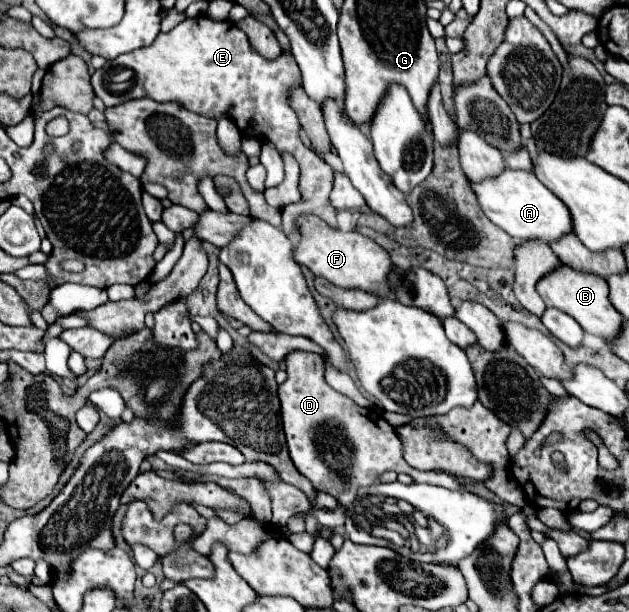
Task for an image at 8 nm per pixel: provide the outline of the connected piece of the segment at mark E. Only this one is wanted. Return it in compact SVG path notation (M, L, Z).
M197 16L185 18L167 34L159 34L151 46L109 60L103 68L95 70L91 84L105 106L117 106L135 98L177 102L187 110L213 120L229 118L243 136L263 138L271 142L279 154L289 152L301 166L299 192L303 200L287 204L281 210L283 234L289 238L297 236L297 218L303 214L315 214L331 228L337 228L337 208L329 202L333 170L303 144L297 112L289 104L289 92L301 84L301 72L291 52L283 50L277 58L267 60L255 52L247 34L233 22Z

